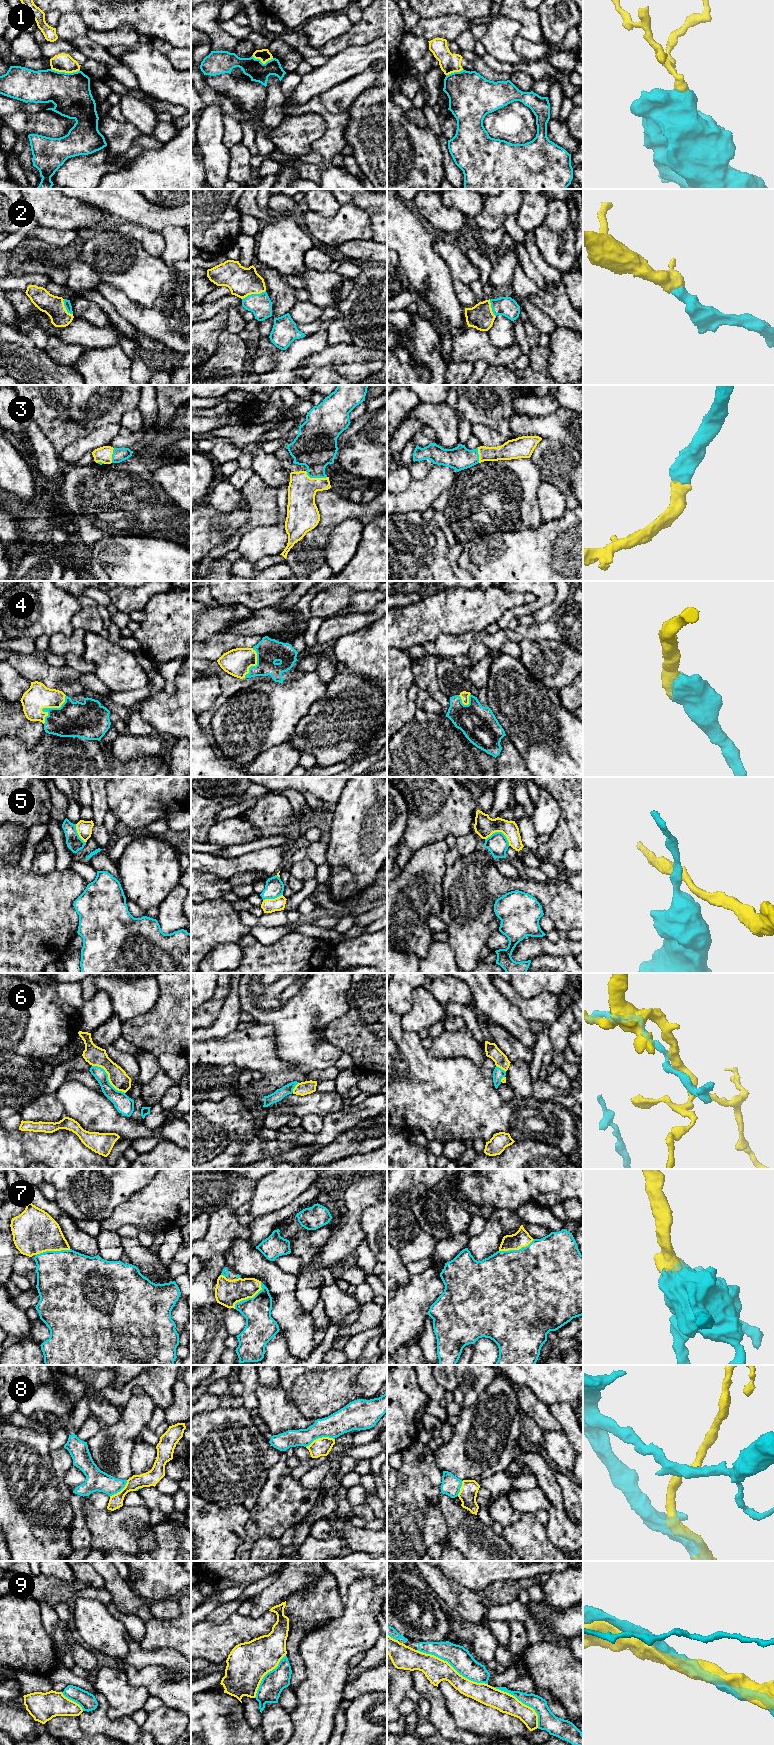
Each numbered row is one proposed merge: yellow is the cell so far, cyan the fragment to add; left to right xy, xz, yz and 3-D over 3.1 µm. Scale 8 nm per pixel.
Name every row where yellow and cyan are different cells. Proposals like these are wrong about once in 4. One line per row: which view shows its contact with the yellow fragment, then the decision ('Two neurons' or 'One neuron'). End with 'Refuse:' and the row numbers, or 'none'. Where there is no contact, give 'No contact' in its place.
1: Touches yellow in xy. Two neurons
2: Touches yellow in xz. One neuron
3: Touches yellow in xz. One neuron
4: Touches yellow in xy. One neuron
5: Touches yellow in yz. Two neurons
6: Touches yellow in xy. Two neurons
7: Touches yellow in xz. One neuron
8: Touches yellow in xz. Two neurons
9: Touches yellow in yz. One neuron
Refuse: 1, 5, 6, 8

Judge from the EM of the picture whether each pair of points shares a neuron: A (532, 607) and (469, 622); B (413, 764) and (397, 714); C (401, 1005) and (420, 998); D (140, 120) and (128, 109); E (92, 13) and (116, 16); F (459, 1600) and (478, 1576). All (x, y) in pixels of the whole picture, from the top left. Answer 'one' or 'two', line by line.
A: two
B: two
C: two
D: one
E: one
F: two

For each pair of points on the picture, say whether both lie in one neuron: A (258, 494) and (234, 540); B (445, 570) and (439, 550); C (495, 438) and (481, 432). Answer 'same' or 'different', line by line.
A: same
B: same
C: same

